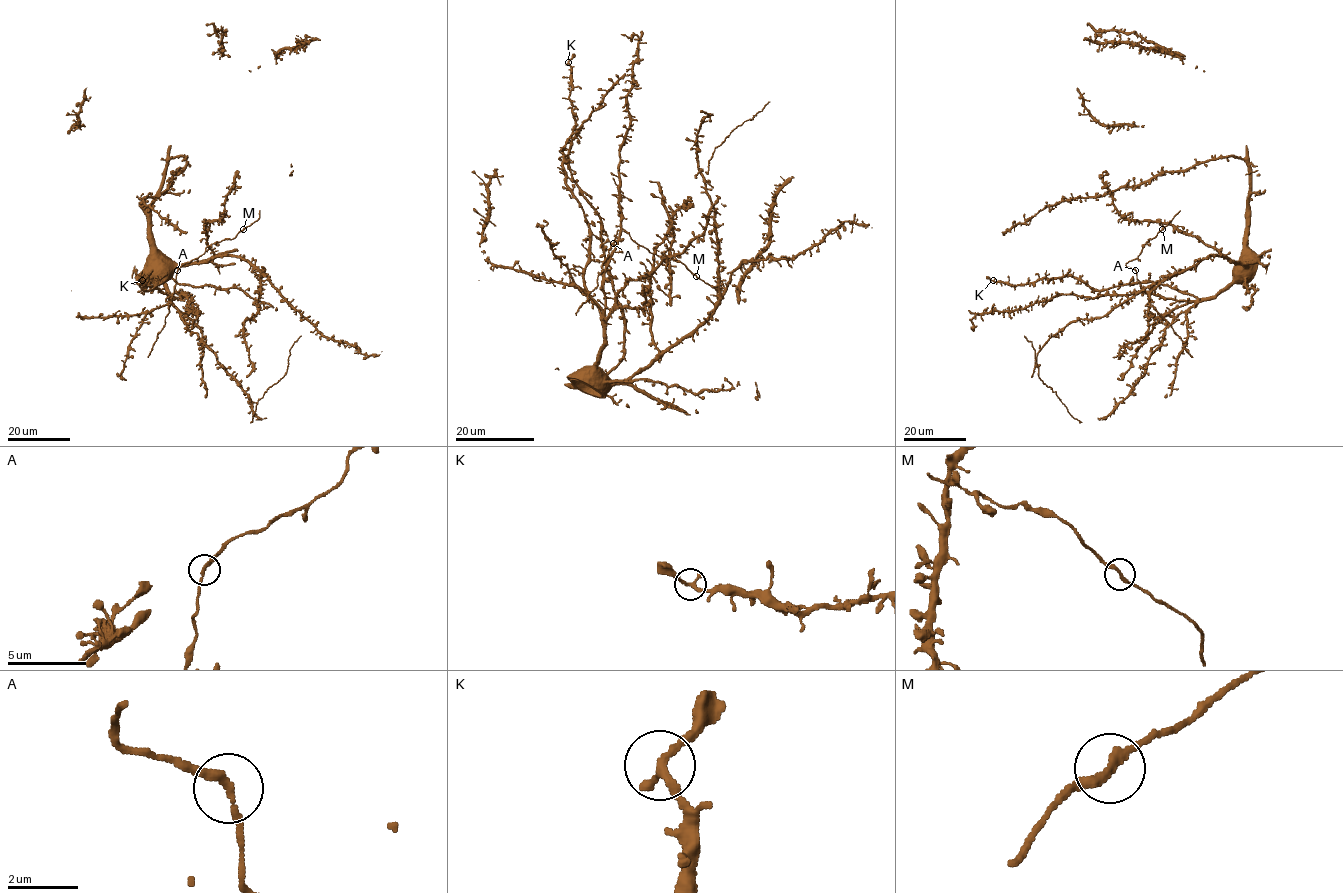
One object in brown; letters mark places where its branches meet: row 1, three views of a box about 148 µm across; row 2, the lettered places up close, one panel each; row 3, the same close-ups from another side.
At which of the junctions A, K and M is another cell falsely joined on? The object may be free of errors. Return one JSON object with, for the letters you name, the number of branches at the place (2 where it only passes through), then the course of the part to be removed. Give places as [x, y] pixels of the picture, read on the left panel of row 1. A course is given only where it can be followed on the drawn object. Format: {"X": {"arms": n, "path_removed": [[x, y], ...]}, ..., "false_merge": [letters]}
{"false_merge": []}

